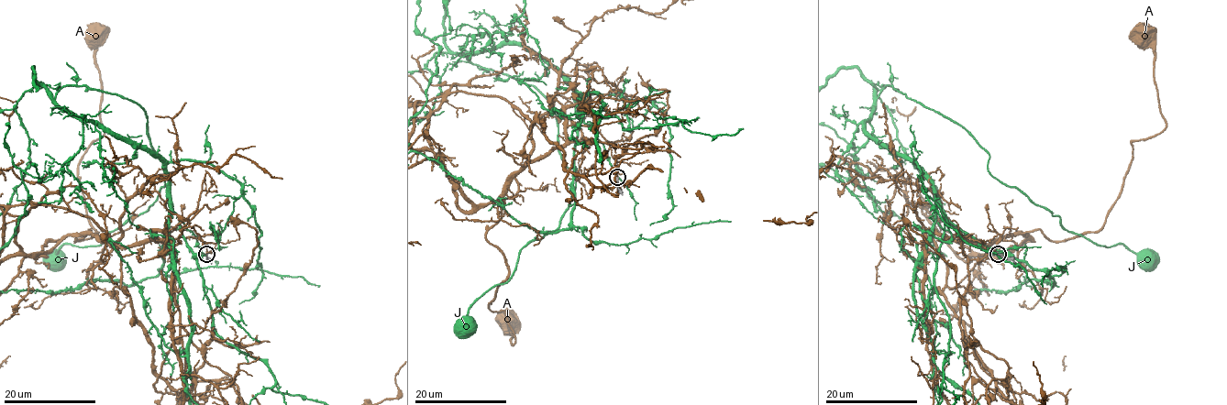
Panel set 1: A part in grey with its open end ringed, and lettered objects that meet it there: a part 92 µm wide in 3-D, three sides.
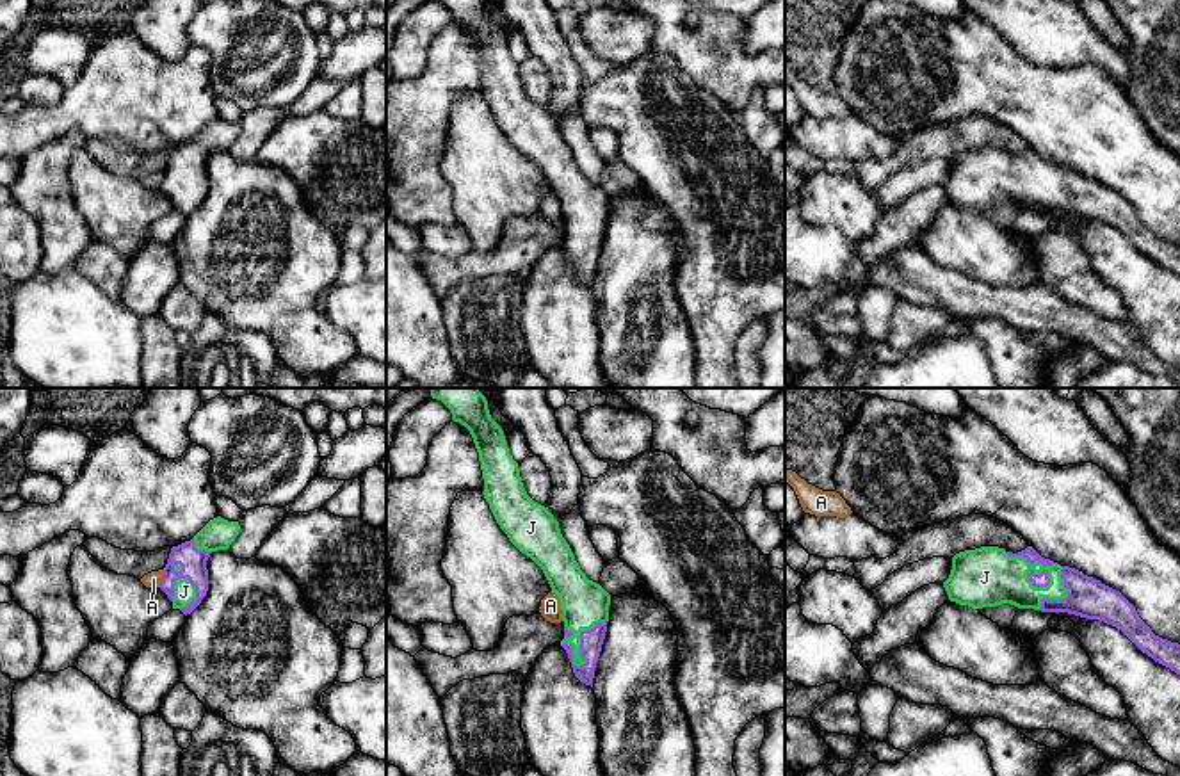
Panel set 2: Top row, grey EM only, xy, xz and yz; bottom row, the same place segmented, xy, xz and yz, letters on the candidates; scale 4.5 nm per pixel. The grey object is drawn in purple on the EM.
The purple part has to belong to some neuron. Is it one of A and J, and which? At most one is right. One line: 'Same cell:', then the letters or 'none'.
Same cell: J

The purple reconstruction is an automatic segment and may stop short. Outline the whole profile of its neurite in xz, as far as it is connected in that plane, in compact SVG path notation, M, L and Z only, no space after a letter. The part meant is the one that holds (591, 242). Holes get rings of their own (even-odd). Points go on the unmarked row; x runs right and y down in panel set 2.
M438 0L465 27L479 53L484 100L509 142L545 174L561 201L566 251L575 278L593 288L607 233L610 196L580 171L548 109L534 103L509 55L502 28L491 20L486 0Z

